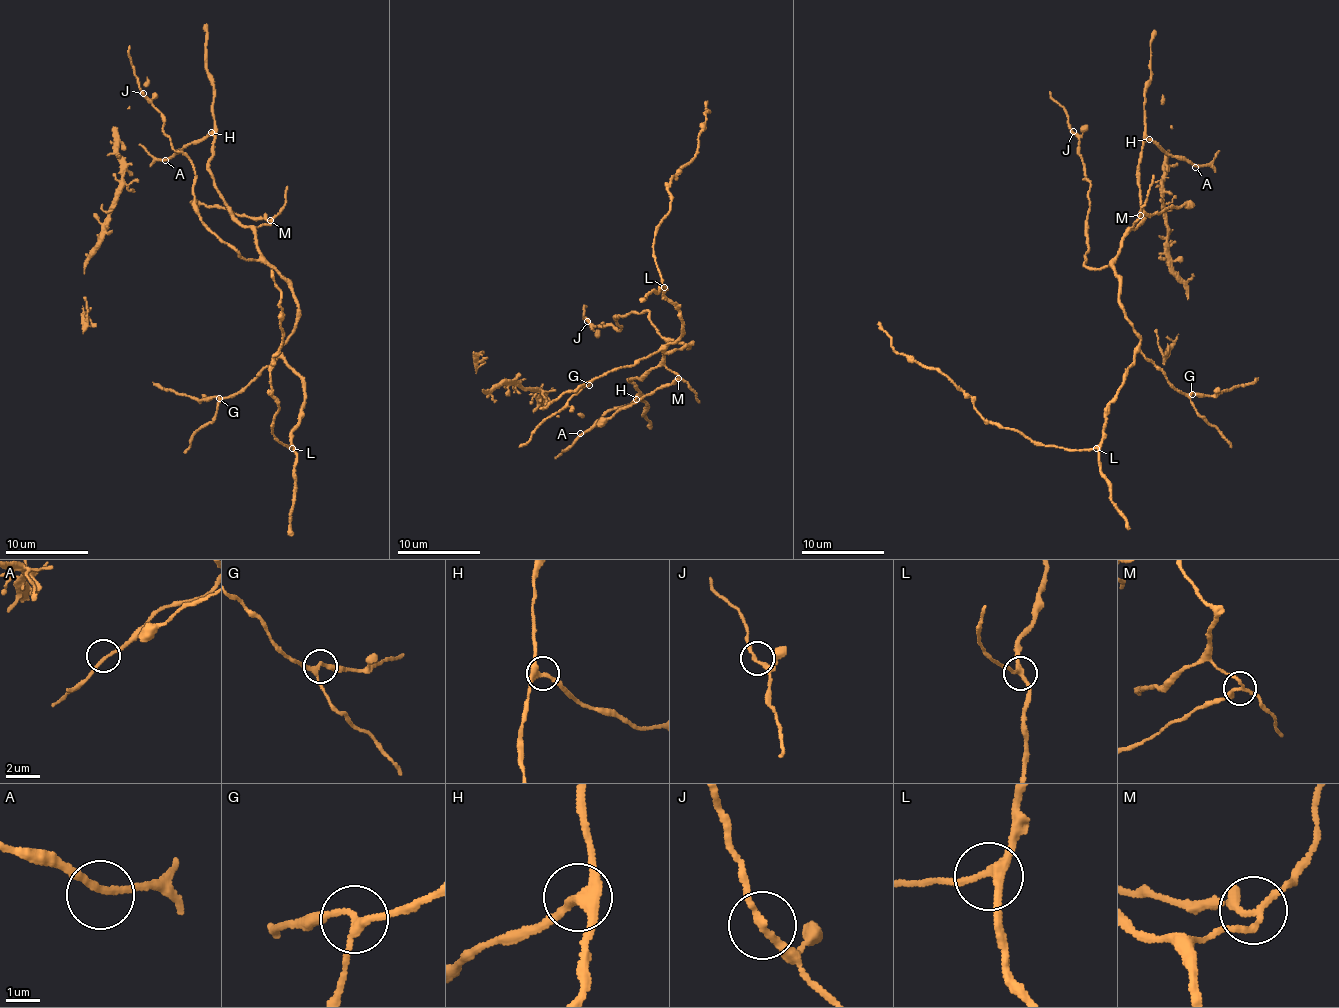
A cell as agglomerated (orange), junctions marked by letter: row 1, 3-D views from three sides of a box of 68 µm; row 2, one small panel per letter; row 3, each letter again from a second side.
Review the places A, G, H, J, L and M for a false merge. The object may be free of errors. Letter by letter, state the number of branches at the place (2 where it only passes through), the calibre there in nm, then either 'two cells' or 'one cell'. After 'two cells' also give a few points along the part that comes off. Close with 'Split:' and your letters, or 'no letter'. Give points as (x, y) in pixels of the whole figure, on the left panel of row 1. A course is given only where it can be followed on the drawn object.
A: 2 branches meet; 180 nm thick; one cell
G: 3 branches meet; 190 nm thick; one cell
H: 3 branches meet; 280 nm thick; one cell
J: 2 branches meet; 200 nm thick; one cell
L: 3 branches meet; 240 nm thick; one cell
M: 3 branches meet; 190 nm thick; two cells; foreign part runs (271, 219), (253, 219), (227, 209), (190, 202)
Split: M

